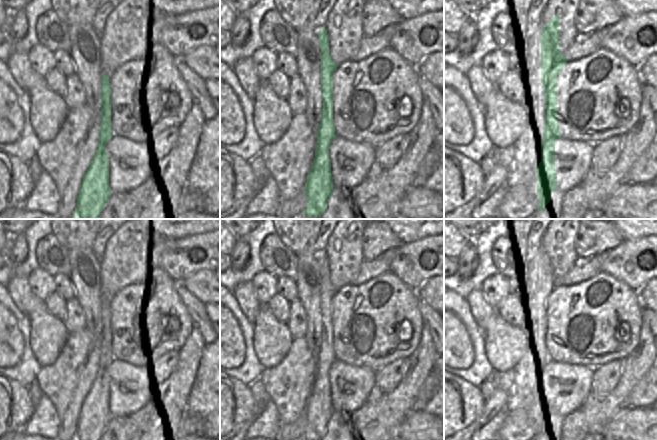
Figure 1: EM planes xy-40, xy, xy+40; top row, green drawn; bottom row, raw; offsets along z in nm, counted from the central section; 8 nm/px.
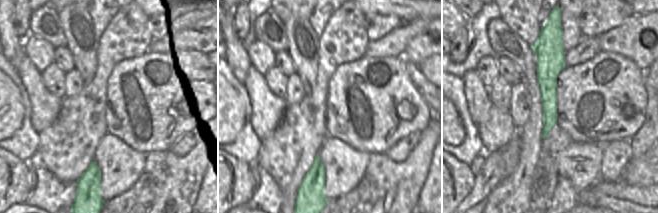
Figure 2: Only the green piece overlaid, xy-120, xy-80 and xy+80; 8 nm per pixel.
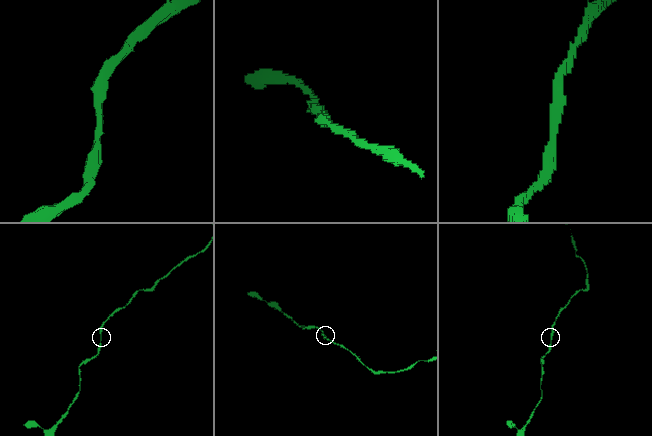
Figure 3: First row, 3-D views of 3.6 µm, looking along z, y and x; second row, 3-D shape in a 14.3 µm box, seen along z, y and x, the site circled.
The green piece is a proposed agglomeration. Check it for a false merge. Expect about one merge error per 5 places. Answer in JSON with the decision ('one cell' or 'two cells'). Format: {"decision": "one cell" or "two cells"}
{"decision": "one cell"}

